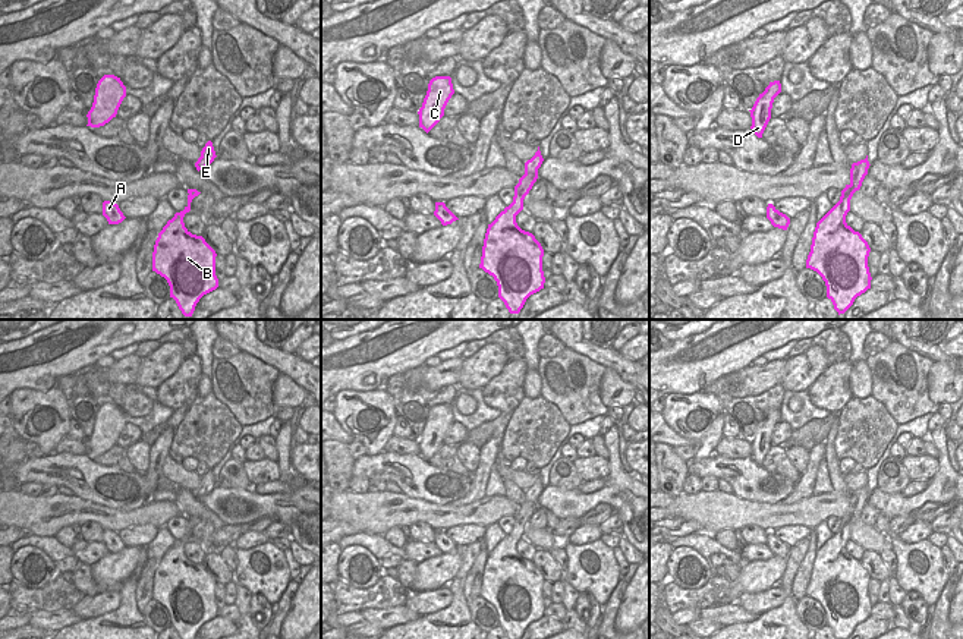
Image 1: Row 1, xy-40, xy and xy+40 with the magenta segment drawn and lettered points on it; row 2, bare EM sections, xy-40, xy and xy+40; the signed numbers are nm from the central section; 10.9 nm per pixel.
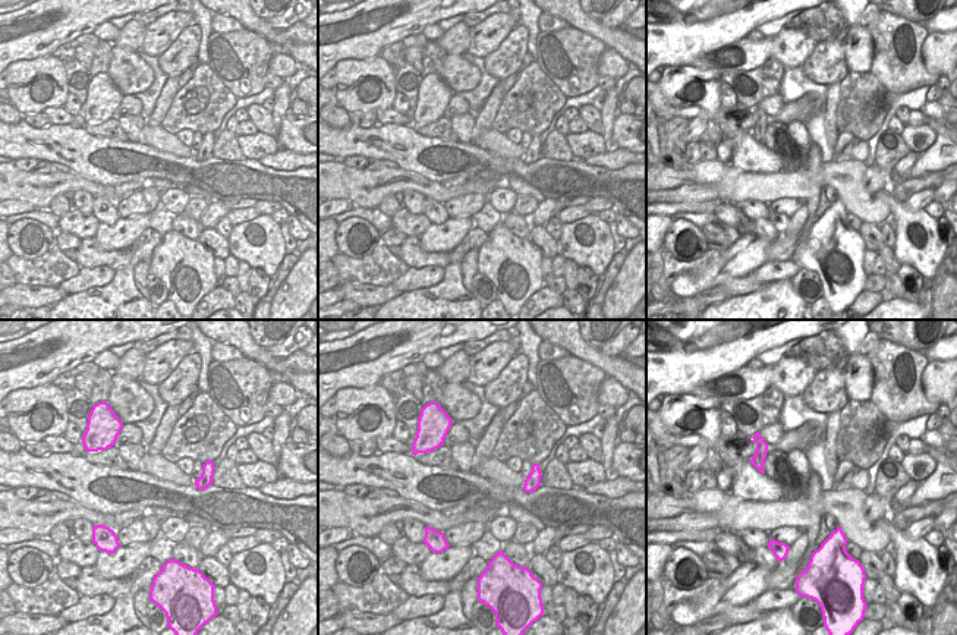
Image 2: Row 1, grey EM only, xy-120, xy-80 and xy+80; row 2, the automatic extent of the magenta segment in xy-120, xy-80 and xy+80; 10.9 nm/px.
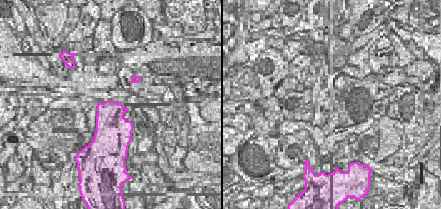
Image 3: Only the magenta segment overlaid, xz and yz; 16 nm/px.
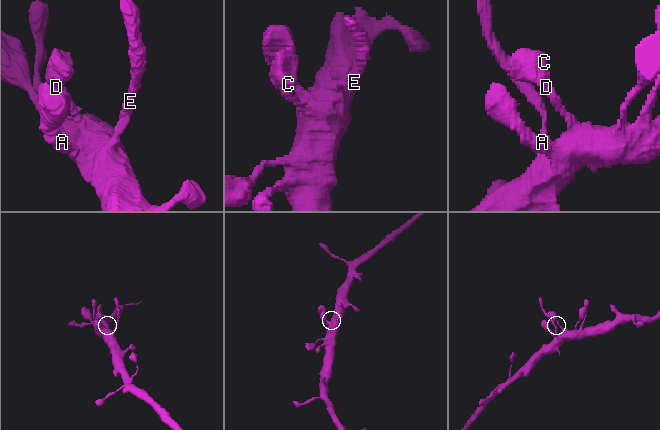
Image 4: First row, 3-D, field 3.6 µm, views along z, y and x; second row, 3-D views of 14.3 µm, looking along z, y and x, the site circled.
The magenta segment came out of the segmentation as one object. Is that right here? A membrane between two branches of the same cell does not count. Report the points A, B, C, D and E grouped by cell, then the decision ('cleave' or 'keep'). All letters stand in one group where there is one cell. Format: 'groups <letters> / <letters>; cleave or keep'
groups A B C D / E; cleave

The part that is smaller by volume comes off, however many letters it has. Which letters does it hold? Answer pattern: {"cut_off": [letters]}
{"cut_off": ["E"]}

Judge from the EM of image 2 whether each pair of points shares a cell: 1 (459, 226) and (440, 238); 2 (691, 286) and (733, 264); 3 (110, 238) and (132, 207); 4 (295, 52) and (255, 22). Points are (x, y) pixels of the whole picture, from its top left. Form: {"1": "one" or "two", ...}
{"1": "one", "2": "one", "3": "two", "4": "one"}

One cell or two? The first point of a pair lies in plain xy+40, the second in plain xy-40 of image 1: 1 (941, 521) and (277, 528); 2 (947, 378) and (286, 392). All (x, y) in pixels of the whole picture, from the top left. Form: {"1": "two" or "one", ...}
{"1": "one", "2": "one"}

